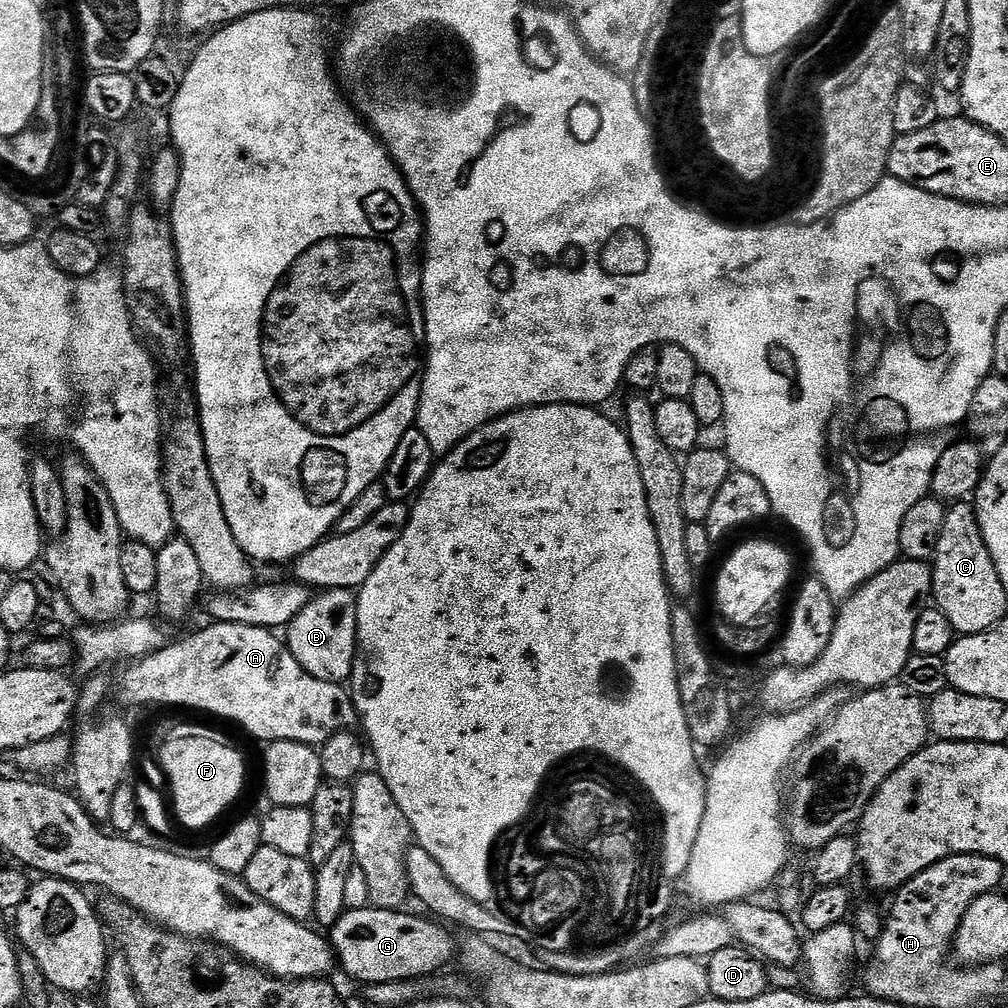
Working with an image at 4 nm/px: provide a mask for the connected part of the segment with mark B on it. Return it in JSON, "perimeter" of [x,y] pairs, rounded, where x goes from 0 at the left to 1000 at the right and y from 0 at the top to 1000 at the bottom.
{"perimeter":[[[321,585],[285,620],[284,641],[296,653],[300,665],[312,673],[328,679],[340,680],[349,671],[349,662],[355,659],[355,632],[353,629],[354,588],[349,585]]]}

